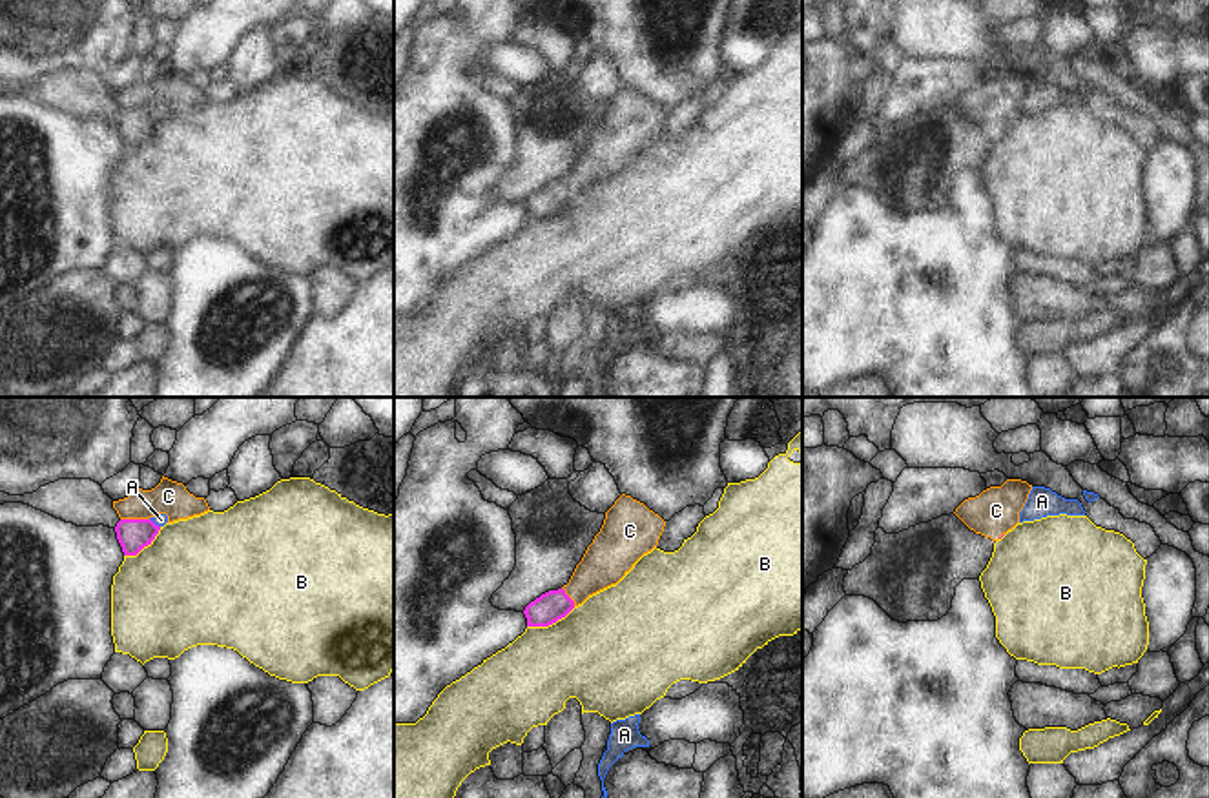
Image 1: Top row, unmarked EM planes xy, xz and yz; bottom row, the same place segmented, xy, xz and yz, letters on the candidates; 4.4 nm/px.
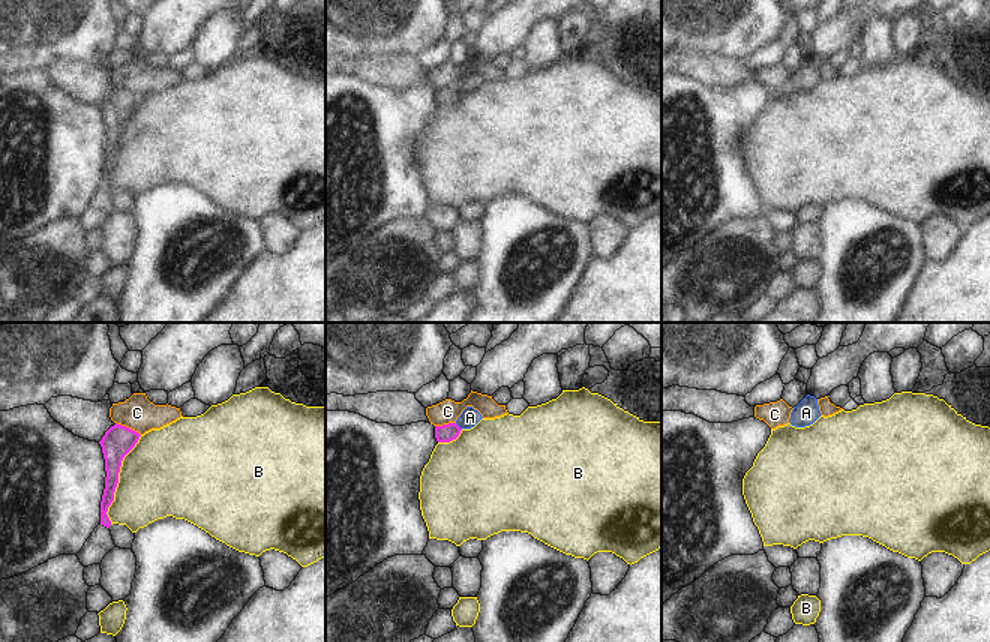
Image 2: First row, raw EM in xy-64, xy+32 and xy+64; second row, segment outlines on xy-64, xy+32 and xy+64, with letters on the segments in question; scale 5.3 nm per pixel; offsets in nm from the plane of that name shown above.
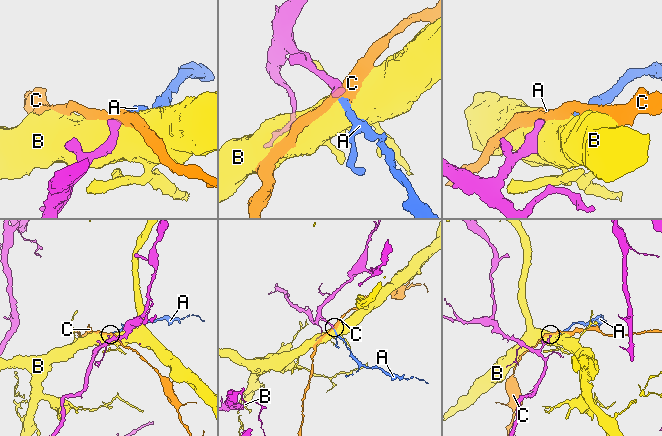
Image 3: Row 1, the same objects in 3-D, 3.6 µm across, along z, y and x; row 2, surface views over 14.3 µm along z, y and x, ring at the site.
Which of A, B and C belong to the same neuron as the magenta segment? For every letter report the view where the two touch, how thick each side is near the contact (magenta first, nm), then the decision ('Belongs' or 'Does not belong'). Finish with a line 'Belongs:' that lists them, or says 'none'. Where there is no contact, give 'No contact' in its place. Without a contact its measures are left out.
A: Touches magenta in xy. Thickness 140 nm (magenta) against 60 nm. Belongs
B: Touches magenta in xz. Thickness 140 nm (magenta) against 440 nm. Does not belong
C: Touches magenta in xy. Thickness 140 nm (magenta) against 150 nm. Does not belong
Belongs: A.

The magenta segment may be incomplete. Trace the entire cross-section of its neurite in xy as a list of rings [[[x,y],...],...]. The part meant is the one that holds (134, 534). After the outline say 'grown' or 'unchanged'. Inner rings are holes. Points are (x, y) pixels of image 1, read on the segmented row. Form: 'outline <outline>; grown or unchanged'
outline [[[159,514],[150,519],[120,519],[115,532],[124,556],[137,556],[144,547],[151,545],[166,523],[166,514]]]; grown

